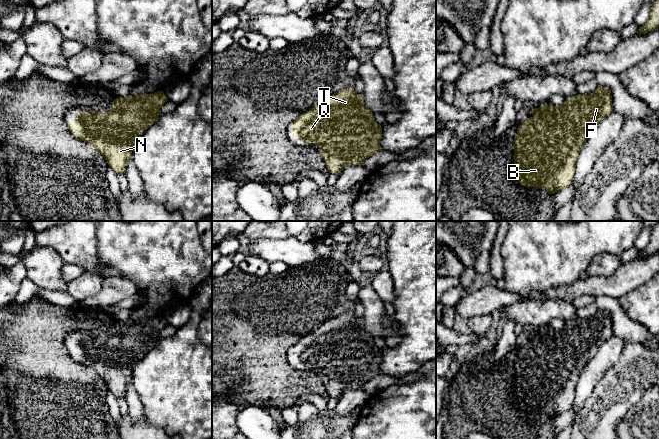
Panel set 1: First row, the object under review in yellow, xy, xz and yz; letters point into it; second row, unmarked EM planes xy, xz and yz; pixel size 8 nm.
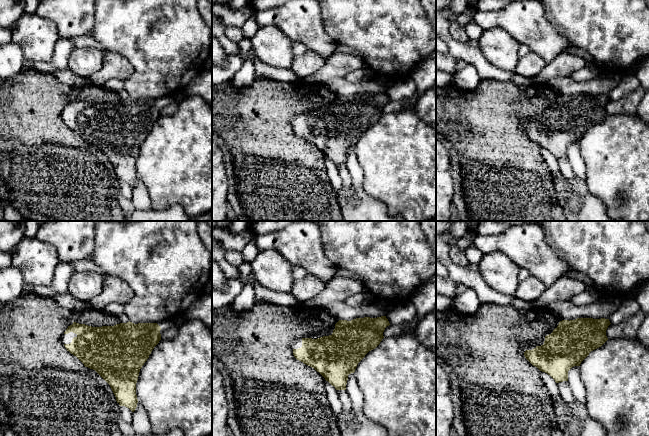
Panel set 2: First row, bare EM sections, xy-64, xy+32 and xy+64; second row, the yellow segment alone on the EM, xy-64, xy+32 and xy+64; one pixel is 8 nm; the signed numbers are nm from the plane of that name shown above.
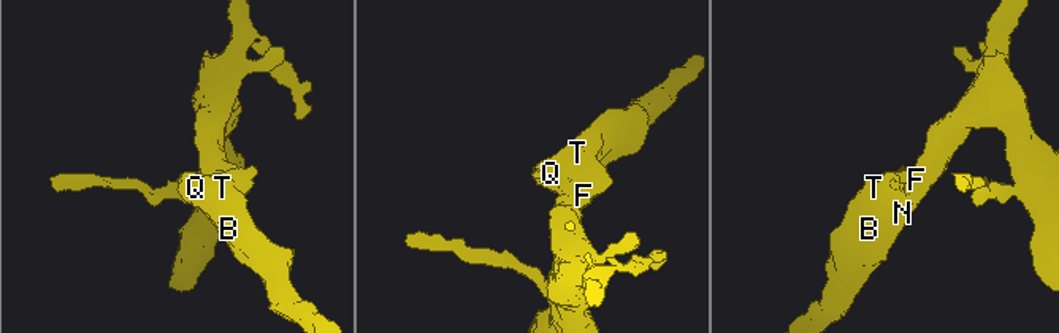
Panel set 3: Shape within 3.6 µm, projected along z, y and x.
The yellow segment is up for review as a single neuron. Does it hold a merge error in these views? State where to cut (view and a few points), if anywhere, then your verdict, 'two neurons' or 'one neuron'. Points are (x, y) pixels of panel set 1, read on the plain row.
cut none; one neuron

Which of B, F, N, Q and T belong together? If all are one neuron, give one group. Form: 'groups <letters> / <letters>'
groups B F N Q T

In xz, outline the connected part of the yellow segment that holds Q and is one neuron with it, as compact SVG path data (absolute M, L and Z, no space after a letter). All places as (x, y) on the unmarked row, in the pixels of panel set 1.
M354 310L324 322L294 344L290 352L294 355L292 360L299 361L302 367L320 370L319 377L327 395L332 398L339 399L350 388L363 388L365 383L381 375L382 351L375 345L373 337L364 330L363 317L356 318Z

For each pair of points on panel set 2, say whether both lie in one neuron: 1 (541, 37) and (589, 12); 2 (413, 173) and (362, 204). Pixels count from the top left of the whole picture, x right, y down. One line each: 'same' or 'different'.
1: different
2: different

